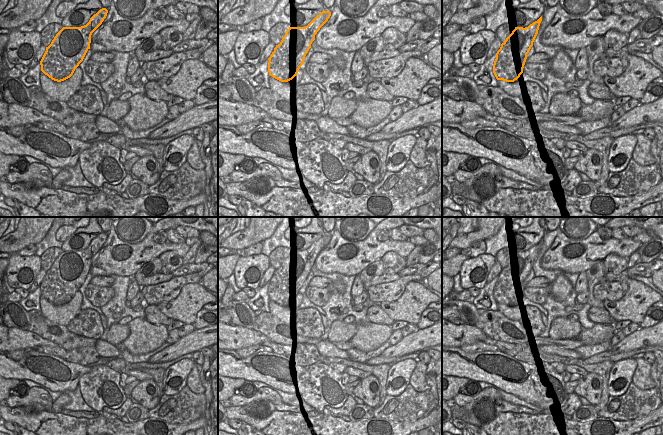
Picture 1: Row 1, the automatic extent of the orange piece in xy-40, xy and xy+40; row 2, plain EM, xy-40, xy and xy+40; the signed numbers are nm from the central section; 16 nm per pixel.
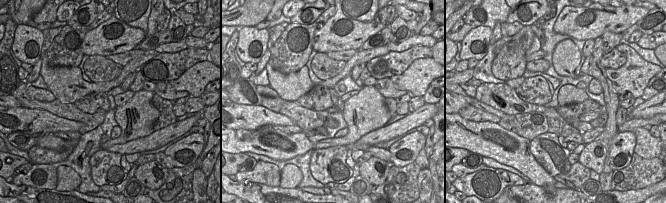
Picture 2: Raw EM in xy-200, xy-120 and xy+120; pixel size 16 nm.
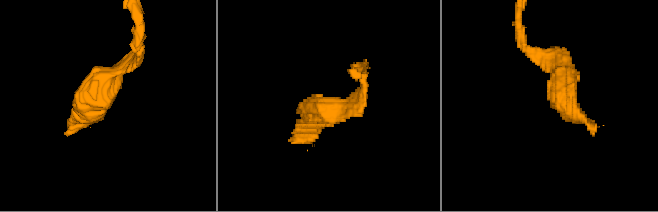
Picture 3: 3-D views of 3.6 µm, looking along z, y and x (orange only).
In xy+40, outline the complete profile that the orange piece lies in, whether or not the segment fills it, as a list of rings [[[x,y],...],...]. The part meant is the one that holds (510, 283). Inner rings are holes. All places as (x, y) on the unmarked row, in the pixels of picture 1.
[[[542,240],[528,251],[515,251],[496,277],[493,297],[497,304],[514,306],[523,292],[533,266],[538,258]]]

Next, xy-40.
[[[100,233],[81,251],[63,251],[40,285],[41,295],[54,305],[70,302],[90,273],[91,259],[102,248],[108,234]]]

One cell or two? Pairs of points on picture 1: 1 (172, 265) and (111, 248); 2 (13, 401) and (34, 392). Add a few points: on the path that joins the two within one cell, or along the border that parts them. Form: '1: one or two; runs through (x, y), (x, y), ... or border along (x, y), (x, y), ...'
1: two; border along (158, 256), (166, 251), (175, 251), (182, 258)
2: one; runs through (18, 400), (26, 400), (29, 397)

